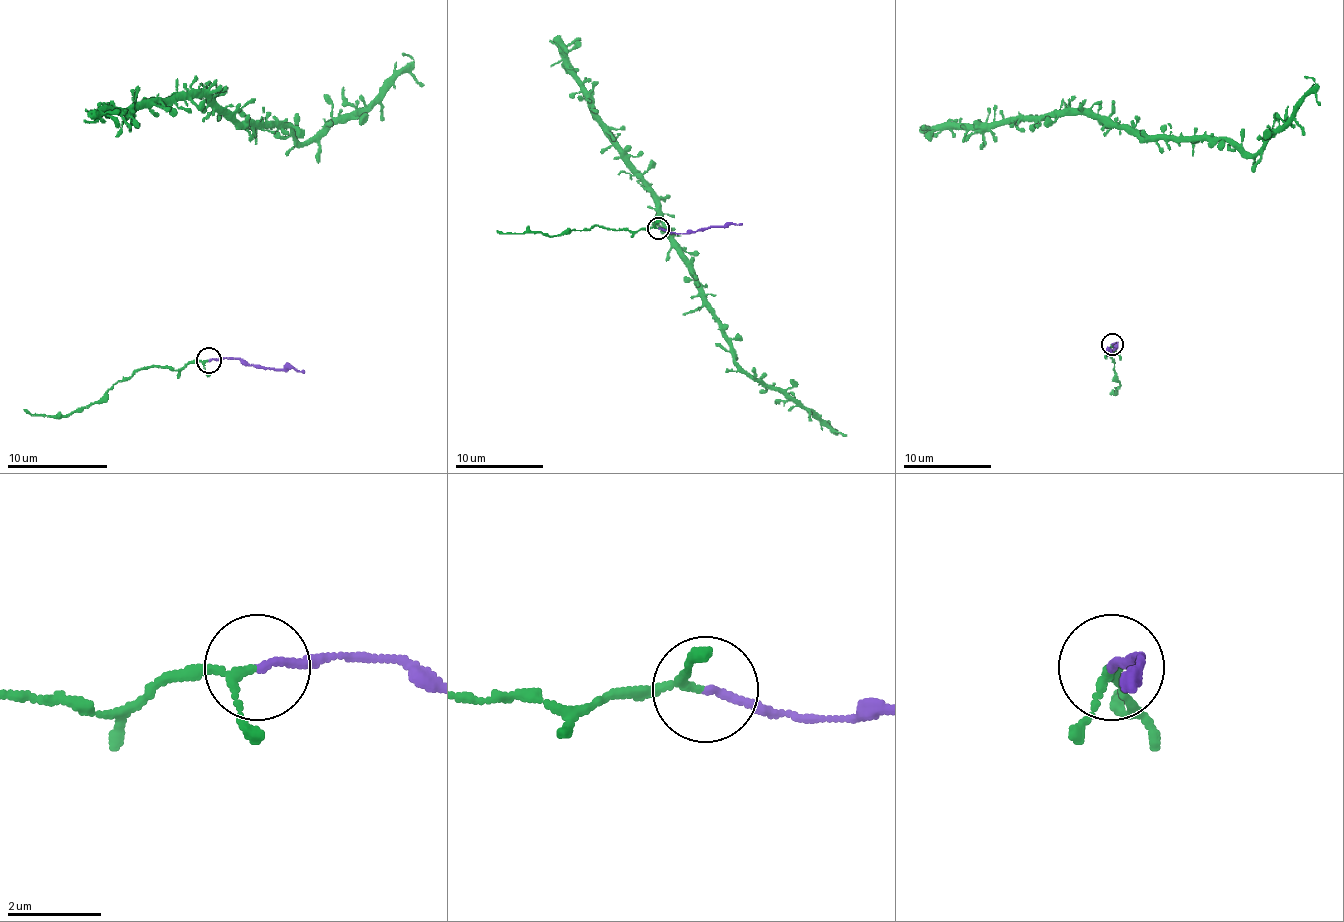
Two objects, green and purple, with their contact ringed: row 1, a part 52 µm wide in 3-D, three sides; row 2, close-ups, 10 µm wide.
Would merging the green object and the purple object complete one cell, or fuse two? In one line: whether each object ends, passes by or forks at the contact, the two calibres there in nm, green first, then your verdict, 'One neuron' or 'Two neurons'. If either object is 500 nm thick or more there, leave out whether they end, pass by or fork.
At the ring green passes by. At the ring purple ends. Thickness 130 nm (green) against 150 nm. Two neurons

